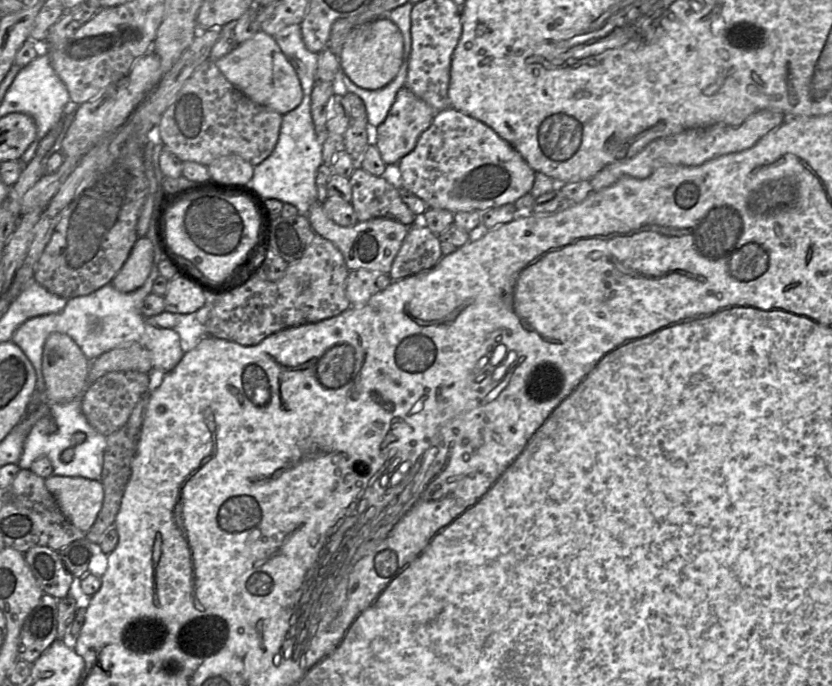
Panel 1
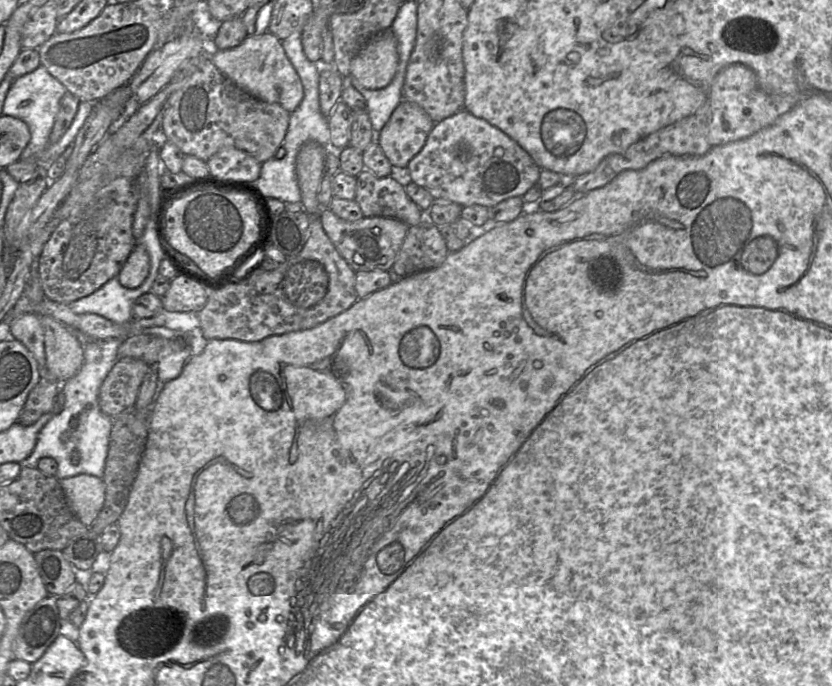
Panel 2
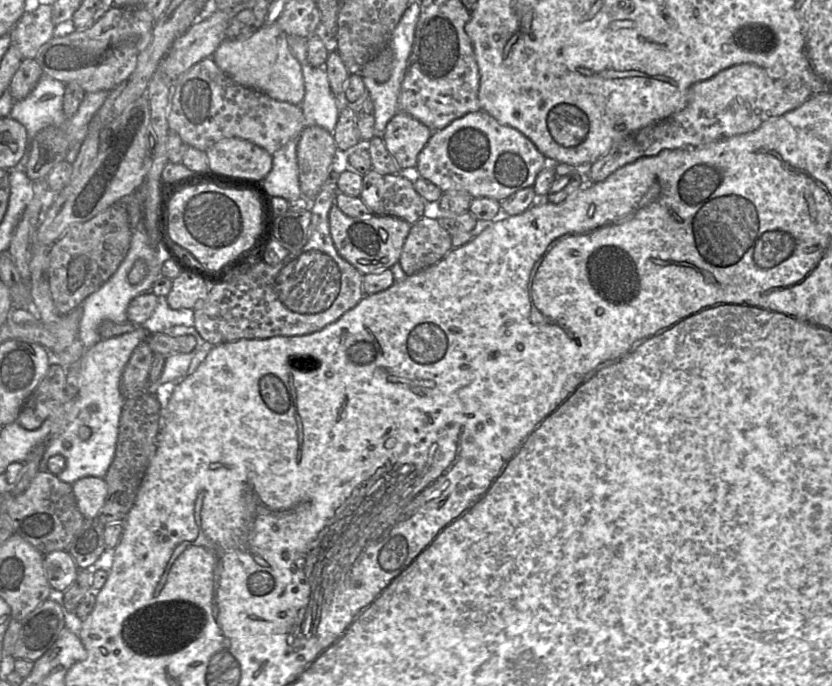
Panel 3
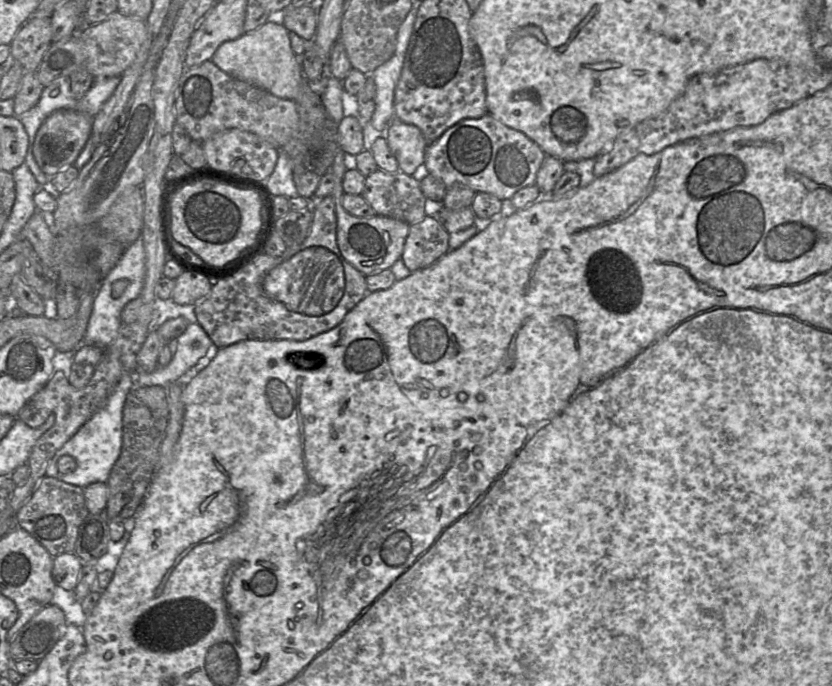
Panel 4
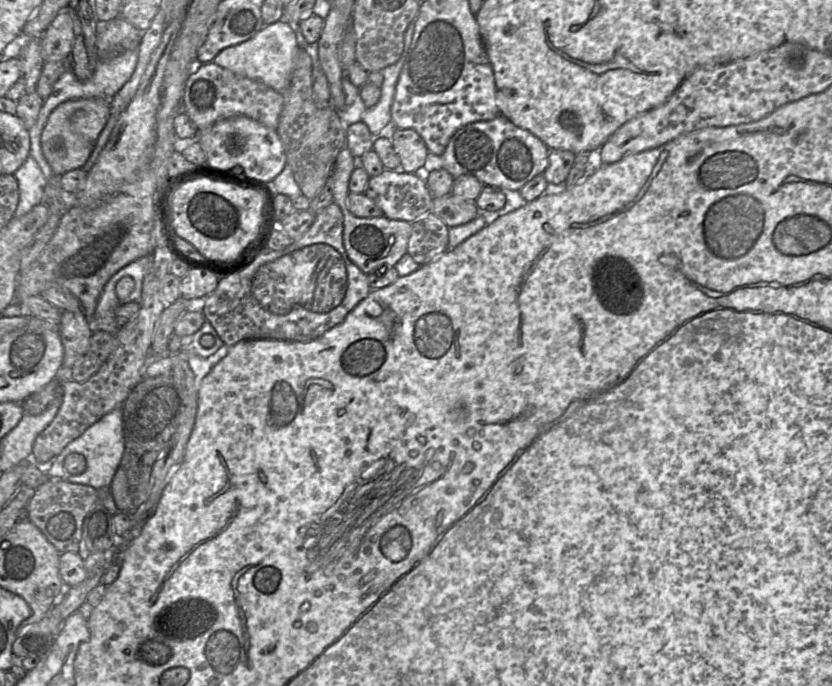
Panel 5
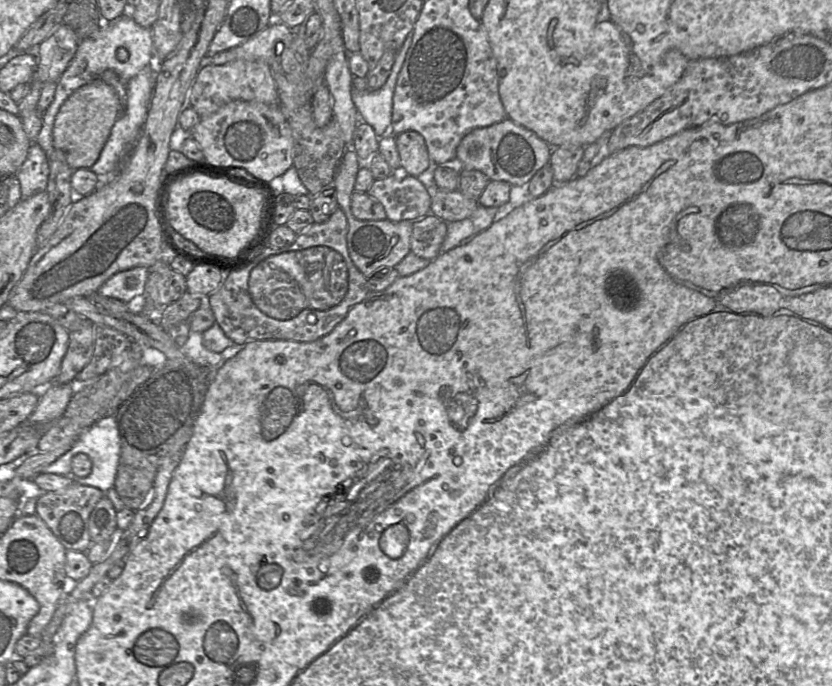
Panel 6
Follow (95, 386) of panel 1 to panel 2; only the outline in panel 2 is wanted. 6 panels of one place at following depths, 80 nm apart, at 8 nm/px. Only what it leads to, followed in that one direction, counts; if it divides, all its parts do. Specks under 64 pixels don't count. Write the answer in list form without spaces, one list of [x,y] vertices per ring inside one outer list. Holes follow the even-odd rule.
[[[118,359],[100,386],[100,410],[114,419],[127,409],[133,409],[140,386],[149,370],[150,366],[143,360]]]

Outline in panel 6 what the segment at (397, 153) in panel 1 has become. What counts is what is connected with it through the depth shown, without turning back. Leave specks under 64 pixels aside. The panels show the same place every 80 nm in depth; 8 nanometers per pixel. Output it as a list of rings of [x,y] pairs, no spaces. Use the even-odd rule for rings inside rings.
[[[408,130],[395,137],[403,173],[418,177],[430,164],[425,139],[417,131]]]

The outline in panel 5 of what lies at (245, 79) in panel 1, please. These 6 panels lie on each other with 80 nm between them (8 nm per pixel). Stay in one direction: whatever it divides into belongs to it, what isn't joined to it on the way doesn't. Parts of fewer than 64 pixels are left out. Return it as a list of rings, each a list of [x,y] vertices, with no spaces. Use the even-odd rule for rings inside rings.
[[[285,20],[264,25],[252,38],[220,51],[213,62],[235,74],[258,80],[279,93],[288,88],[294,54],[298,48],[294,29]]]

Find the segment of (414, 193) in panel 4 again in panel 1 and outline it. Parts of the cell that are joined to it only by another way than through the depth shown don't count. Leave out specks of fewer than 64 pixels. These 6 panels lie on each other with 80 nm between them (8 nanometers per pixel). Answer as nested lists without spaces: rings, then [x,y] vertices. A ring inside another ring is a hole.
[[[357,167],[349,178],[352,188],[351,204],[358,221],[390,218],[406,226],[421,220],[403,202],[399,190],[383,176],[375,176]]]

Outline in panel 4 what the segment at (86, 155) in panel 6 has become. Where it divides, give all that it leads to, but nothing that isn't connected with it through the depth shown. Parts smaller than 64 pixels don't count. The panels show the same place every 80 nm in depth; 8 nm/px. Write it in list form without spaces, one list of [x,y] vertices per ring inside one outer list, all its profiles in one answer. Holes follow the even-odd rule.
[[[59,109],[53,112],[41,125],[36,133],[33,144],[34,158],[49,177],[74,165],[83,151],[92,131],[92,117],[73,109]]]

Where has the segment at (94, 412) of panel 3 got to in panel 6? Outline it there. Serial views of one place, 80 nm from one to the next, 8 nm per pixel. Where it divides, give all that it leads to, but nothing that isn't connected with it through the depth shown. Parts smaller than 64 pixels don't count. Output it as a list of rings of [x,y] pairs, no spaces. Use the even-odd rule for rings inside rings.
[[[114,415],[102,418],[84,431],[66,453],[51,464],[43,467],[41,473],[72,476],[71,461],[78,453],[84,453],[90,457],[92,461],[92,469],[90,474],[86,477],[74,477],[74,482],[96,487],[103,492],[113,488],[121,453],[120,434]]]

